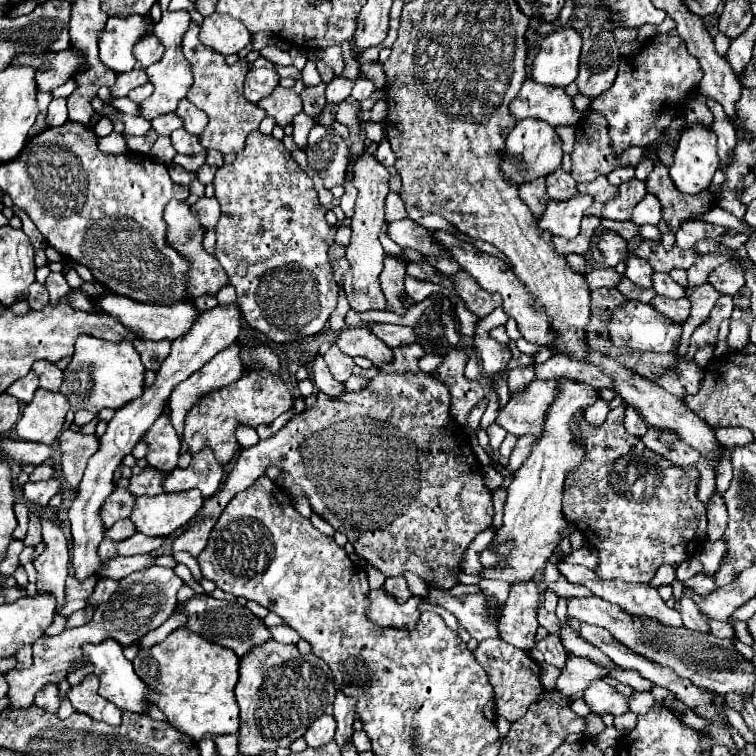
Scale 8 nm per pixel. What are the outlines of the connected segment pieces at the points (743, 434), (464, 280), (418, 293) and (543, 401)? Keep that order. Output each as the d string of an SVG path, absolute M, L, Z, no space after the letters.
M729 427L729 429L715 429L717 433L717 441L723 447L731 447L731 445L747 445L753 441L751 431L747 429L739 429L739 427Z
M459 271L457 275L451 275L459 297L465 301L465 305L469 307L469 311L473 311L477 317L489 315L493 309L497 309L501 305L501 297L499 295L491 295L487 293L471 275L467 275L465 271Z
M407 274L405 276L404 285L407 295L416 302L421 302L430 294L439 292L444 294L451 301L453 306L456 305L456 297L452 295L447 288L443 287L443 285L434 284L429 281L421 281Z
M533 379L527 391L511 393L509 403L499 411L497 425L515 437L539 435L543 427L543 413L551 399L555 397L557 381Z

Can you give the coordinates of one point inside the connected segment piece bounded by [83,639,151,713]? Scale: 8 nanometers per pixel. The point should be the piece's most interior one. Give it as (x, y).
(119, 683)

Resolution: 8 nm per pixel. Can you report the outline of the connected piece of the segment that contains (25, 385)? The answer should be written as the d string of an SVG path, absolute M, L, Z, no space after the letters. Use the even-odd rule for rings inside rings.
M29 371L25 377L17 379L11 387L7 387L7 393L15 395L23 403L29 403L33 399L33 395L35 395L37 389L39 389L39 379L35 379L35 373Z

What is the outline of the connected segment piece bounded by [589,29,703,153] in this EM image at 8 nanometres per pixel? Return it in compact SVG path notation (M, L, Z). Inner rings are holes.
M673 29L665 35L657 35L641 51L623 57L615 83L603 95L595 97L589 109L605 115L615 153L633 145L653 145L661 141L661 129L671 123L675 107L681 107L685 95L699 85L701 77L699 61L689 55L683 39Z

